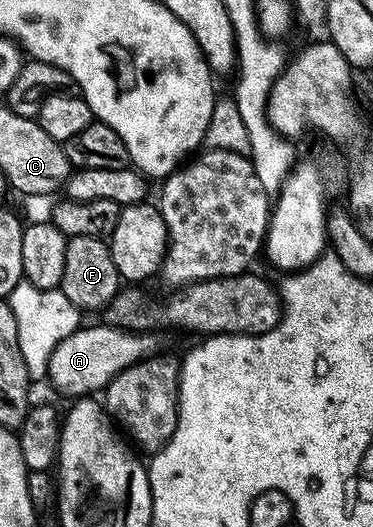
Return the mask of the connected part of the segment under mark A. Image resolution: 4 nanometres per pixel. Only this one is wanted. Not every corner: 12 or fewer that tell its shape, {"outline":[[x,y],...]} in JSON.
{"outline":[[82,325],[57,345],[48,381],[104,391],[158,353],[156,333]]}

